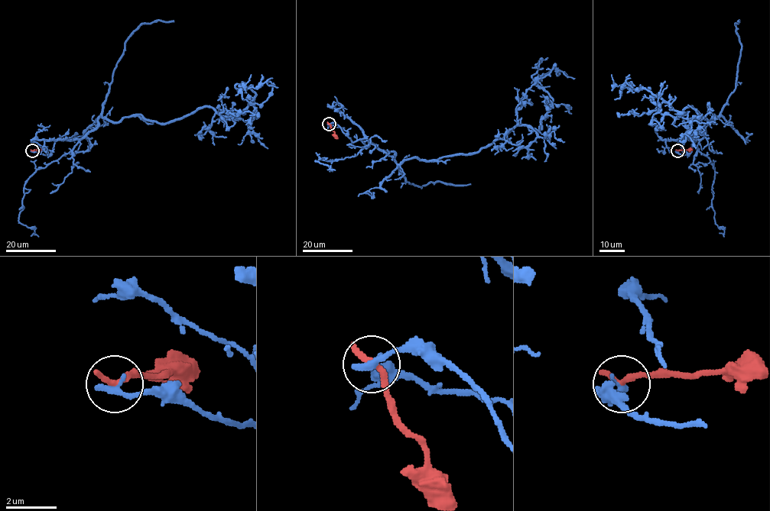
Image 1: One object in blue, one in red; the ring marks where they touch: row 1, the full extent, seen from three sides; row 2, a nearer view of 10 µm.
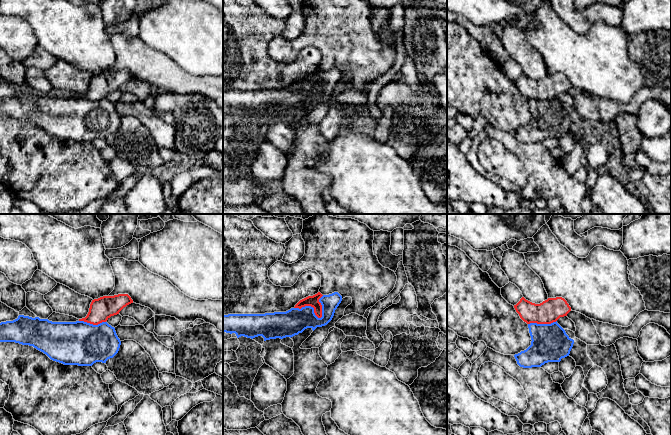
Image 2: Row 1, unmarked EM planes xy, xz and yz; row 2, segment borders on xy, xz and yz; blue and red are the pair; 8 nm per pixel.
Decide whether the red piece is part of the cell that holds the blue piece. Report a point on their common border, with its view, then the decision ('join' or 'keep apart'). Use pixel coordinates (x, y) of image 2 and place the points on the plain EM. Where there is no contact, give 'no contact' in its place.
contact xz (315, 91); keep apart

